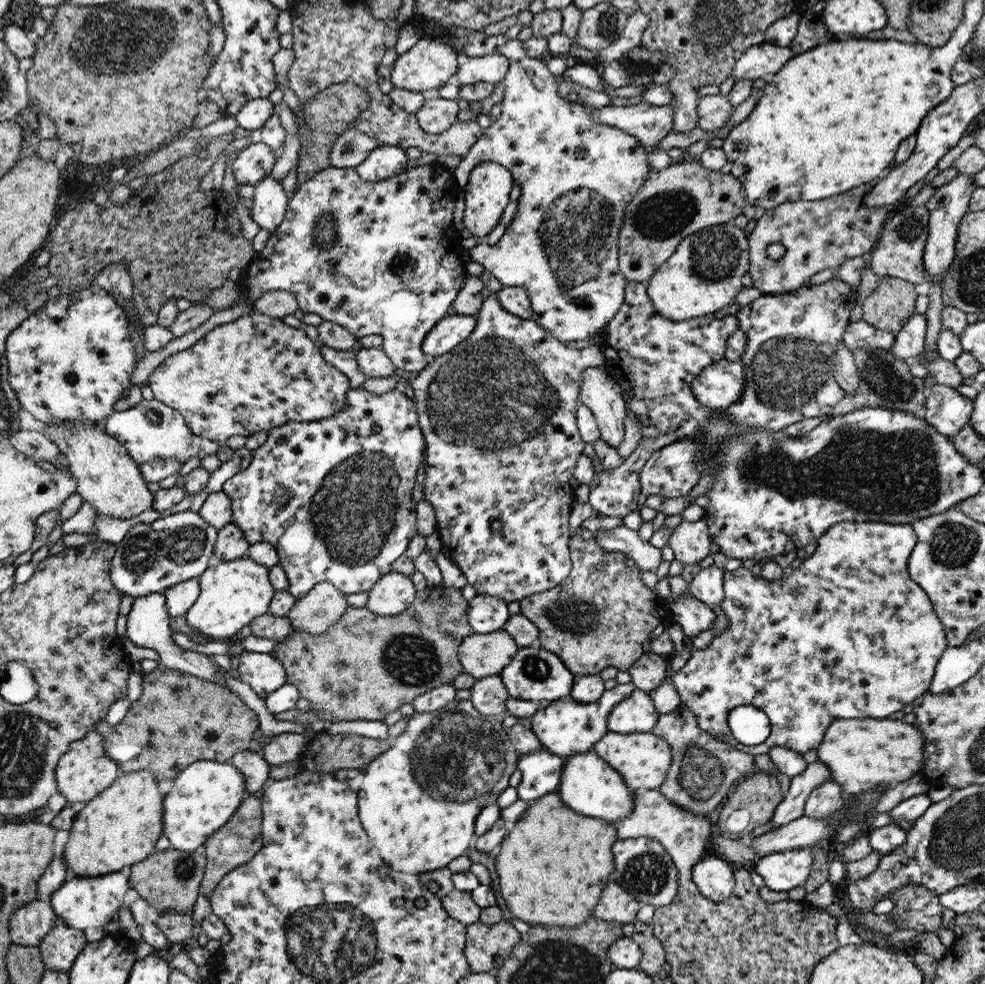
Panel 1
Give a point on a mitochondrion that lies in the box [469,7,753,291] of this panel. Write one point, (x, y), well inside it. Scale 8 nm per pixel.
(660, 216)

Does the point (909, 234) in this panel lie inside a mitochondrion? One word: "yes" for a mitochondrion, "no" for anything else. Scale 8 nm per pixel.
yes

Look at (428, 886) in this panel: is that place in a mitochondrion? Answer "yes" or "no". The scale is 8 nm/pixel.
no

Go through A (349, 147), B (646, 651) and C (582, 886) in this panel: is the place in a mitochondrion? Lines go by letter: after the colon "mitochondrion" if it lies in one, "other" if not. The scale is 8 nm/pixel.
A: mitochondrion
B: other
C: other

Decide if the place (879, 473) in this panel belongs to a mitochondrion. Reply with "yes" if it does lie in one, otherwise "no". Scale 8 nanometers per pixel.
yes

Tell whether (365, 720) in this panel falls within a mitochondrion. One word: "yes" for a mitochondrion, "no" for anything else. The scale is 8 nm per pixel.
no

